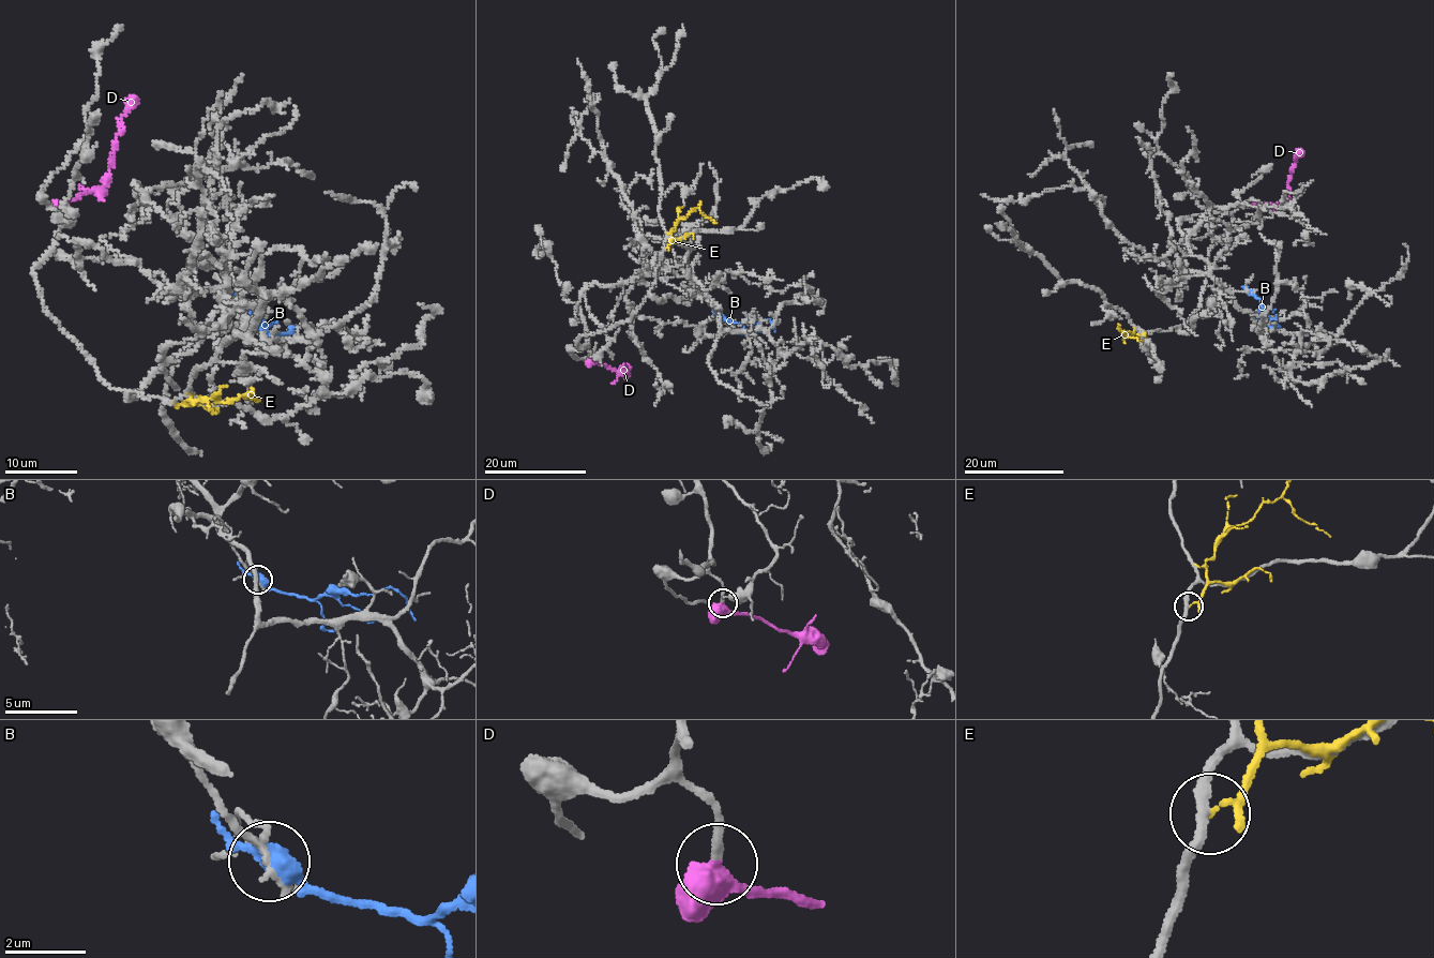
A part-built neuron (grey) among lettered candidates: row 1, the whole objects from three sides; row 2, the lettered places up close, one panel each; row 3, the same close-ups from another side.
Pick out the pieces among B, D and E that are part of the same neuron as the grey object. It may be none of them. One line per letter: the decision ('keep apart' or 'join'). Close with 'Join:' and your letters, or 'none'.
B: keep apart
D: join
E: keep apart
Join: D

